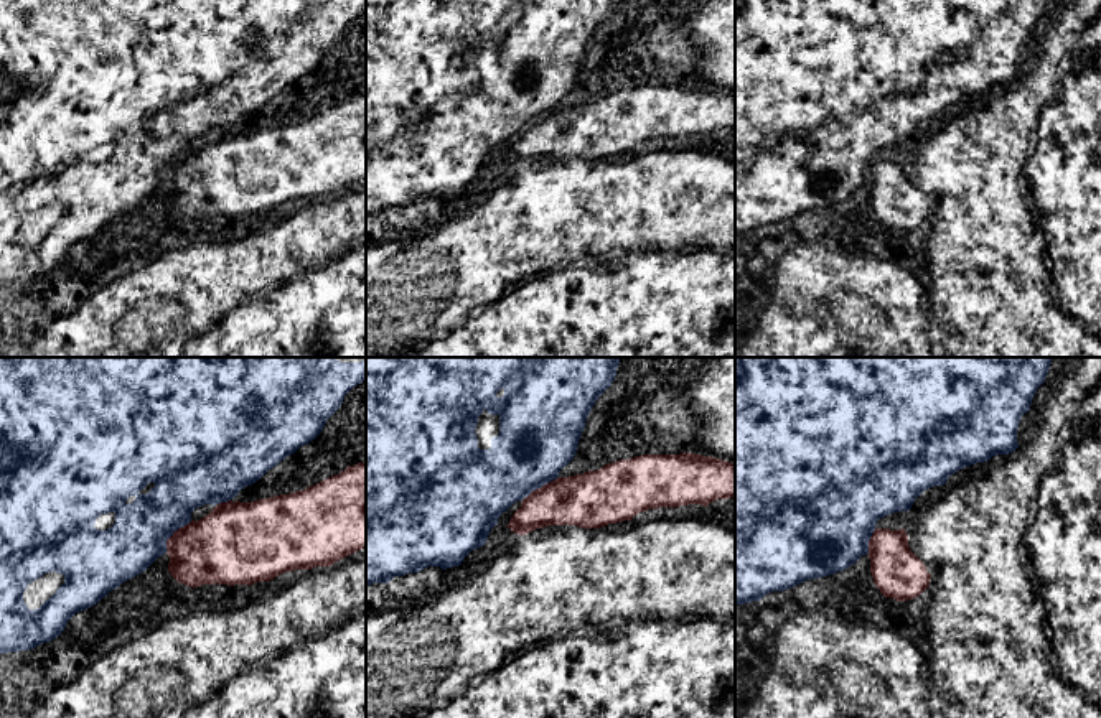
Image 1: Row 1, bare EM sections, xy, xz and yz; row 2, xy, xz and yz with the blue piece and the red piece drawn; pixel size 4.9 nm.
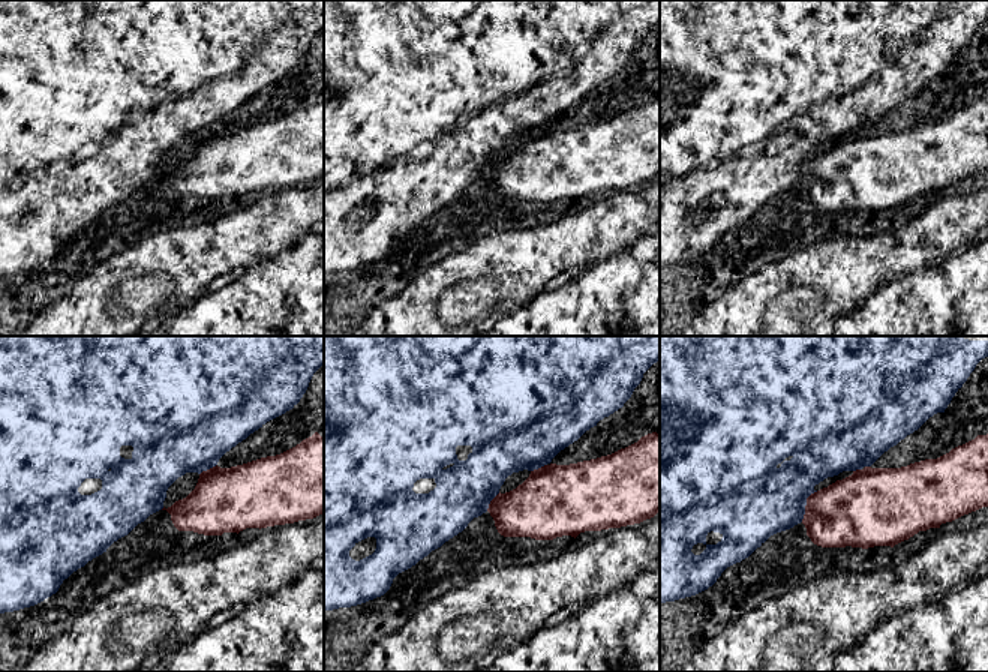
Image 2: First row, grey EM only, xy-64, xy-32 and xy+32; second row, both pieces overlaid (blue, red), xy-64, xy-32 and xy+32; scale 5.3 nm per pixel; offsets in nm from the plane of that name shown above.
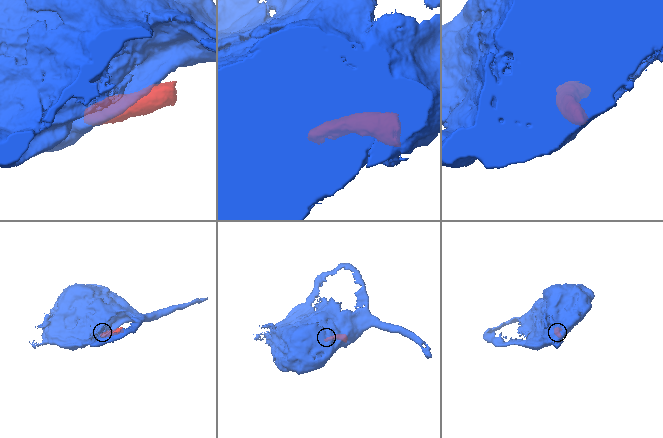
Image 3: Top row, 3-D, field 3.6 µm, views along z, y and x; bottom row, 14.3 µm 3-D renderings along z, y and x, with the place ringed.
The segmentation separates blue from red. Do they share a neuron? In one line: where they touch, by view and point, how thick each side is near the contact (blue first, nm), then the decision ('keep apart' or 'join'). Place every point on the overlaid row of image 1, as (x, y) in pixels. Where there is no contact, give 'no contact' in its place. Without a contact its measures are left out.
xy (172, 534) | 280/340 nm | join

